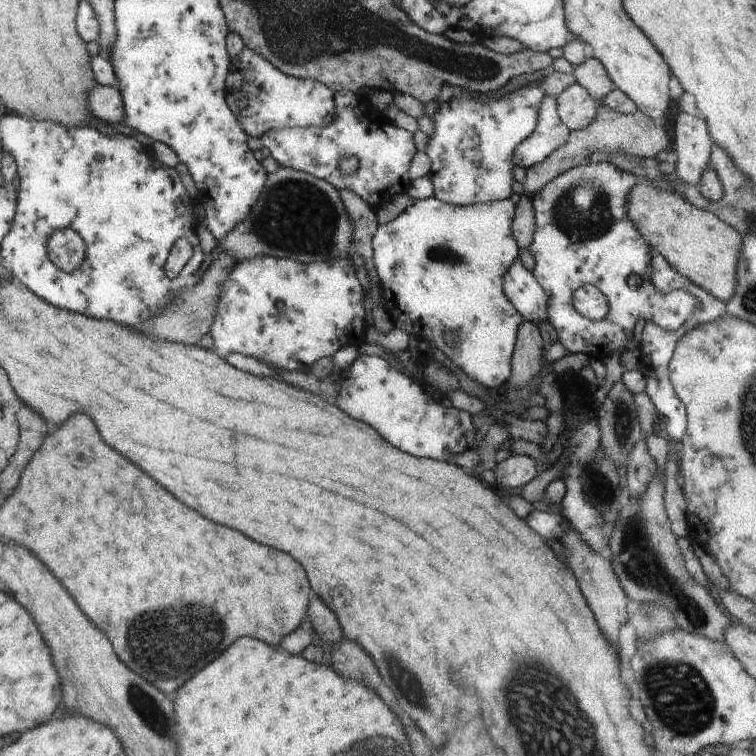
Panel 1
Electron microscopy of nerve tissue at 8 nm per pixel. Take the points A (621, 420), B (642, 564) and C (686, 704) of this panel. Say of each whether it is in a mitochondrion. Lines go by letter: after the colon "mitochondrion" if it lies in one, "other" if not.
A: mitochondrion
B: mitochondrion
C: mitochondrion

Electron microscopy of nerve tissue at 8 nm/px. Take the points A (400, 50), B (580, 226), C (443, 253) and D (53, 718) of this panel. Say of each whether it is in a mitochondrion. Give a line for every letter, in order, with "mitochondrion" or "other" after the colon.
A: mitochondrion
B: mitochondrion
C: mitochondrion
D: other

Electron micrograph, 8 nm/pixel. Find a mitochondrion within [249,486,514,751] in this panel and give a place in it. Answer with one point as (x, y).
(408, 685)

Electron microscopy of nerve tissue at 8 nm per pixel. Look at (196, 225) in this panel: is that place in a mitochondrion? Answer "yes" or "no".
no

